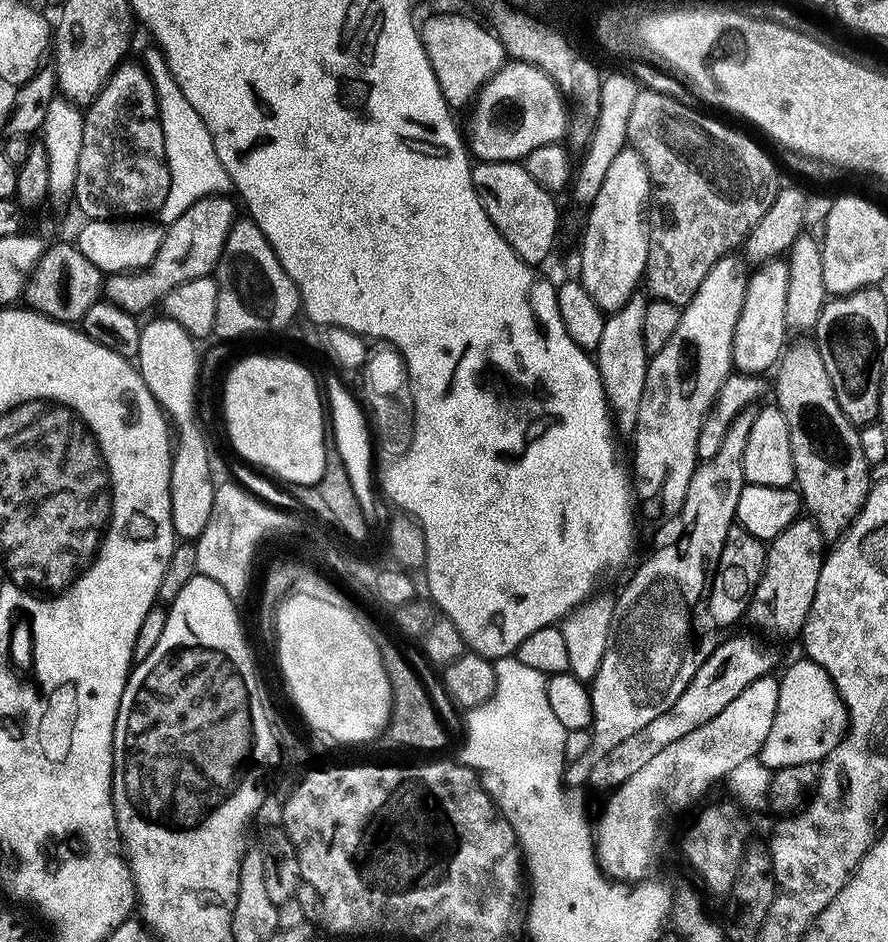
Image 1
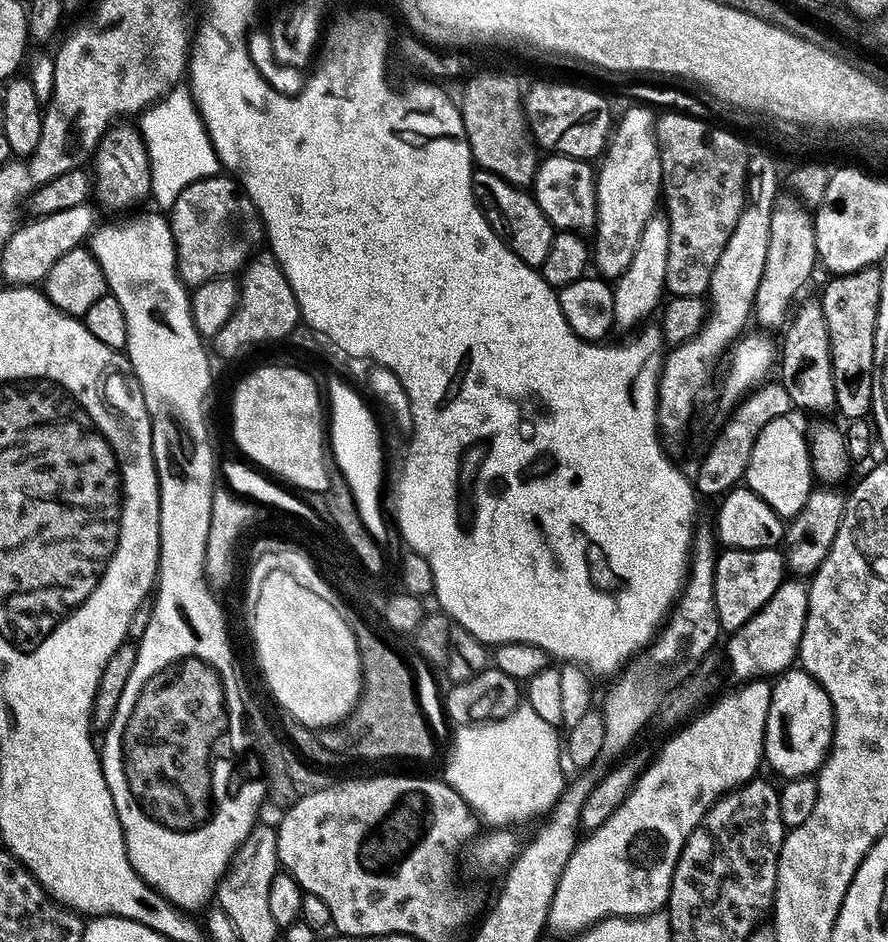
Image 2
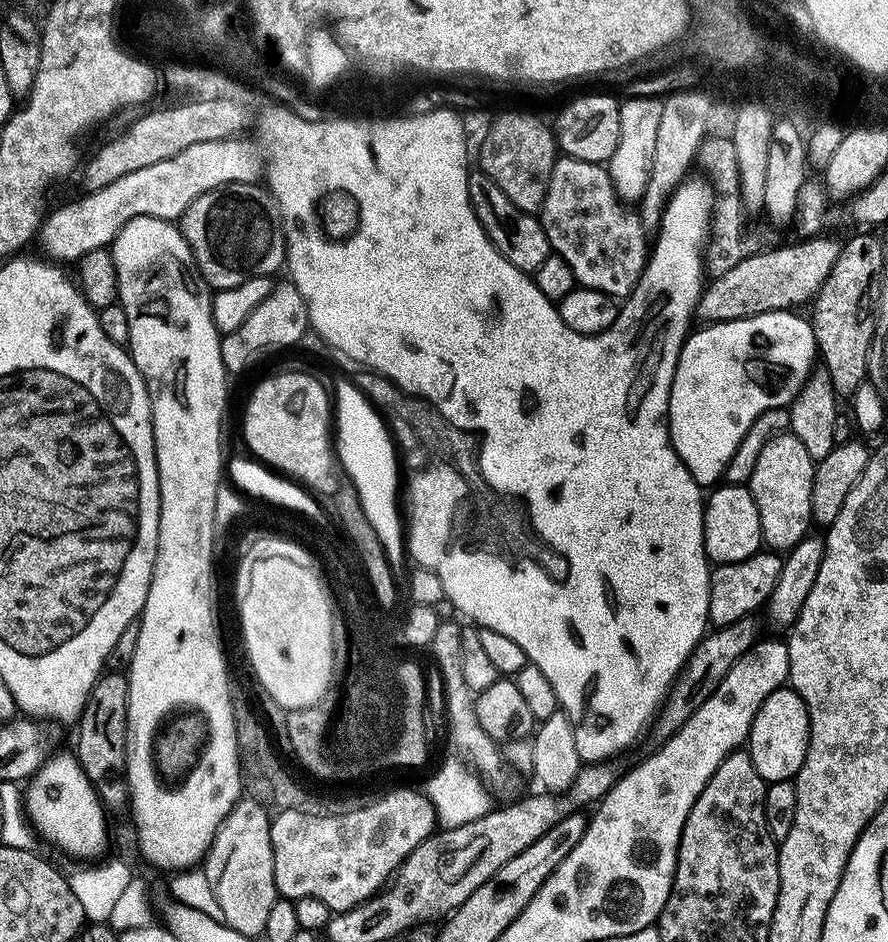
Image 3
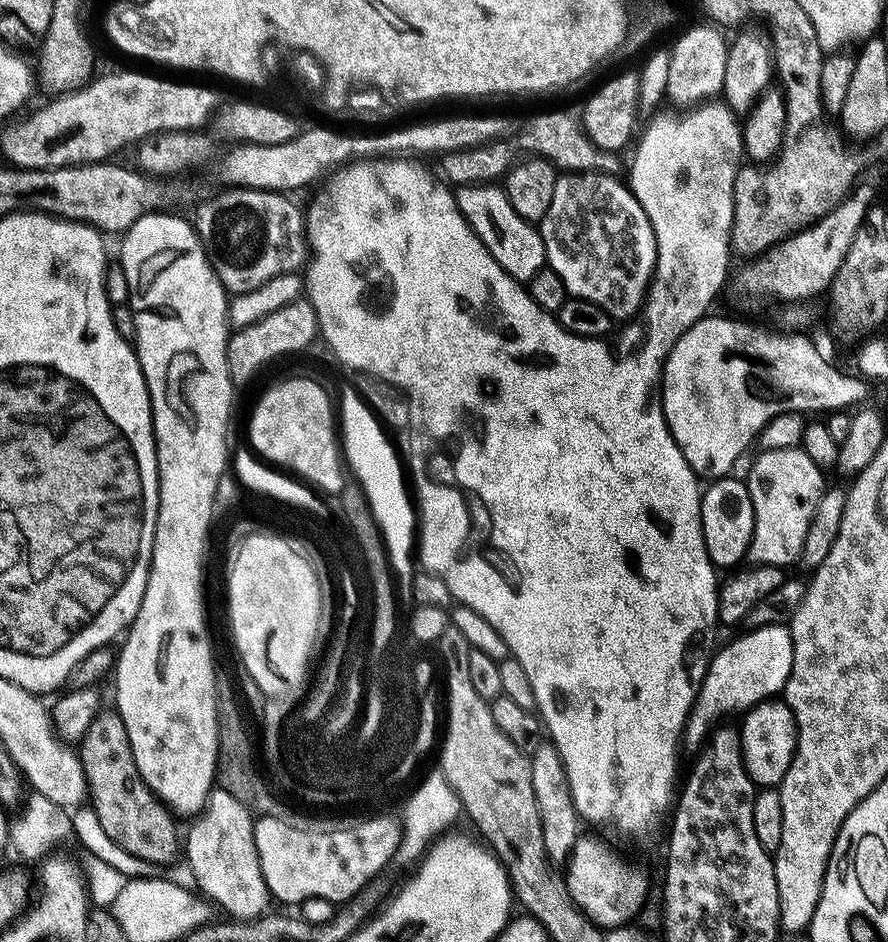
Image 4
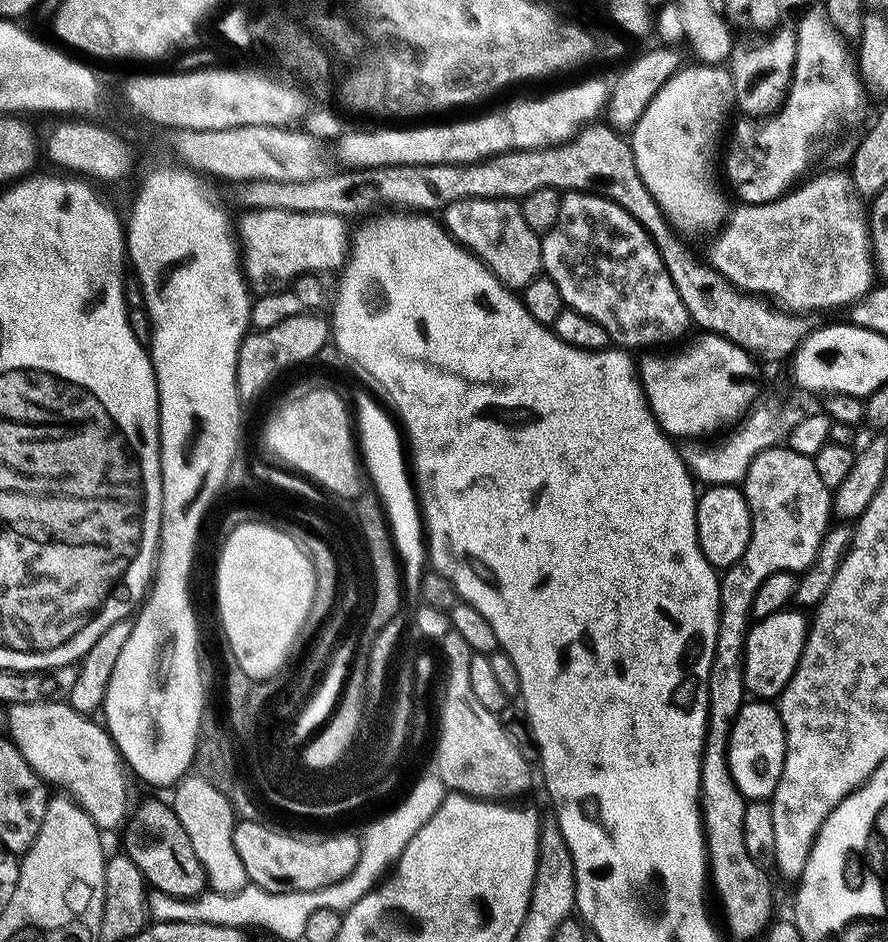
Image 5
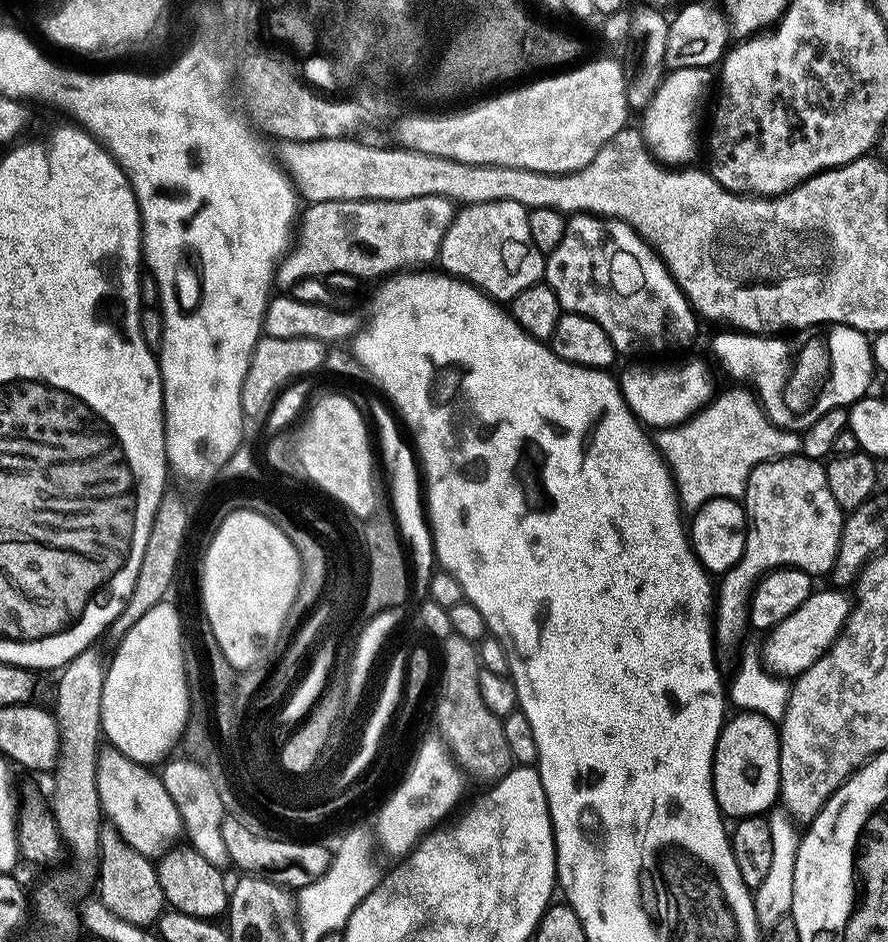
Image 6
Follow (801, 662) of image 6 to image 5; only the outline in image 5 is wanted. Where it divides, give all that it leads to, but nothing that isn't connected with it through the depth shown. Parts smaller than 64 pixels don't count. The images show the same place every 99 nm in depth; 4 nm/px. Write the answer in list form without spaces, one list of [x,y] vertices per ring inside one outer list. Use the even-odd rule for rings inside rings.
[[[785,610],[759,621],[749,631],[744,651],[744,687],[764,702],[775,701],[798,670],[808,640],[810,620],[803,611]]]

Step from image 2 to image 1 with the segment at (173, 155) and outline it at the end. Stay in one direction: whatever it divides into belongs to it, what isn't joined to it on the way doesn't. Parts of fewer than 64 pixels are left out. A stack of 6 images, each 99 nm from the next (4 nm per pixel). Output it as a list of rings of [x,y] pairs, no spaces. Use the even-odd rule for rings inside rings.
[[[158,56],[153,64],[150,64],[150,75],[155,82],[156,95],[159,98],[160,121],[166,138],[168,168],[171,170],[170,195],[158,213],[158,220],[161,220],[159,223],[167,228],[178,222],[178,218],[182,218],[192,205],[205,200],[206,197],[227,195],[234,185],[229,172],[218,158],[206,124],[182,94],[163,57]]]

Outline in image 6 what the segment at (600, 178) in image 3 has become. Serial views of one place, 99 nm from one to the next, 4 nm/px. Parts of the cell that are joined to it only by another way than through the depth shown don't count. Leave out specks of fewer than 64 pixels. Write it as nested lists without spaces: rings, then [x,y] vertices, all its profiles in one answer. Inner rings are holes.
[[[573,215],[558,250],[547,257],[546,282],[552,287],[554,294],[558,294],[561,309],[565,313],[585,316],[598,322],[598,326],[602,326],[602,330],[610,334],[610,342],[614,342],[621,357],[660,356],[663,352],[688,348],[696,340],[696,331],[702,327],[701,321],[692,310],[692,304],[684,296],[684,291],[677,286],[676,279],[668,273],[664,261],[629,224],[623,224],[621,220]]]

